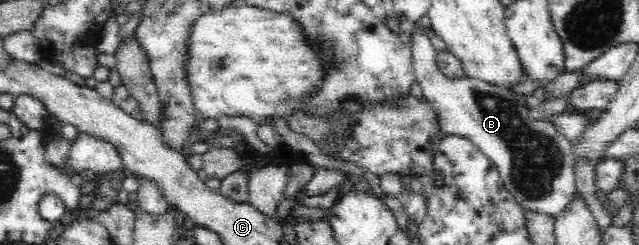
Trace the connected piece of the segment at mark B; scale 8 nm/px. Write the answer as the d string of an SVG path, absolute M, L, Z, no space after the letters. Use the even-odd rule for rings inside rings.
M413 30L410 46L413 57L412 68L414 68L416 81L421 87L424 99L430 103L433 114L436 115L437 127L433 135L428 139L431 150L438 150L440 141L445 136L464 136L497 166L504 189L514 197L523 211L527 210L532 214L541 214L545 218L554 219L562 214L572 204L572 200L577 198L574 160L571 142L568 141L568 137L562 131L558 131L558 127L552 121L530 118L527 108L517 100L516 94L512 92L510 87L500 87L500 85L490 84L490 82L480 78L466 76L451 79L440 74L434 64L434 52L436 50L423 30Z

